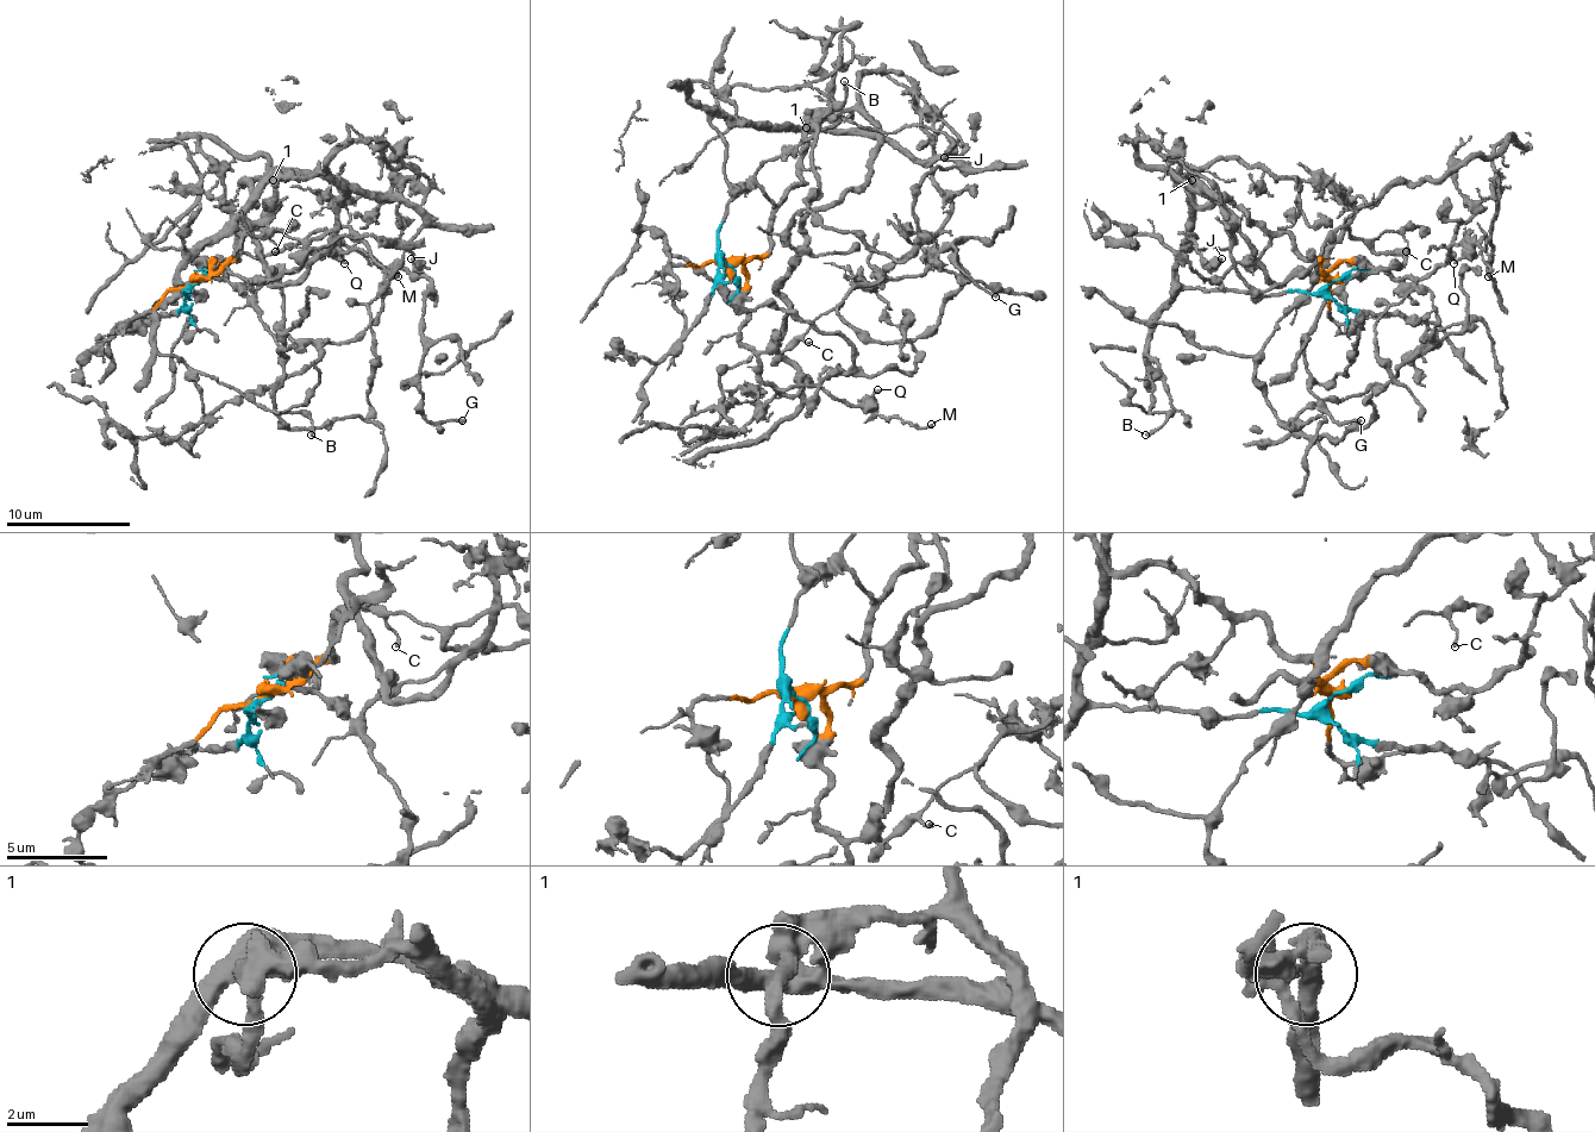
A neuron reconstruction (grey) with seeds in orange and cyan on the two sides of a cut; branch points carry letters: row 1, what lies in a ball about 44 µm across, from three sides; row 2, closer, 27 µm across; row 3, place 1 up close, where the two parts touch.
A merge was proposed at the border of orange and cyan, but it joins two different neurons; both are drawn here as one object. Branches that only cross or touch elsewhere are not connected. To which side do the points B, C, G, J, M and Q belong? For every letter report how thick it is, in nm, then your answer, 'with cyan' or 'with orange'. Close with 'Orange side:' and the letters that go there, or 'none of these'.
B: calibre 240 nm; with cyan
C: calibre 120 nm; with cyan
G: calibre 200 nm; with cyan
J: calibre 480 nm; with orange
M: calibre 150 nm; with orange
Q: calibre 160 nm; with orange
Orange side: J, M, Q

